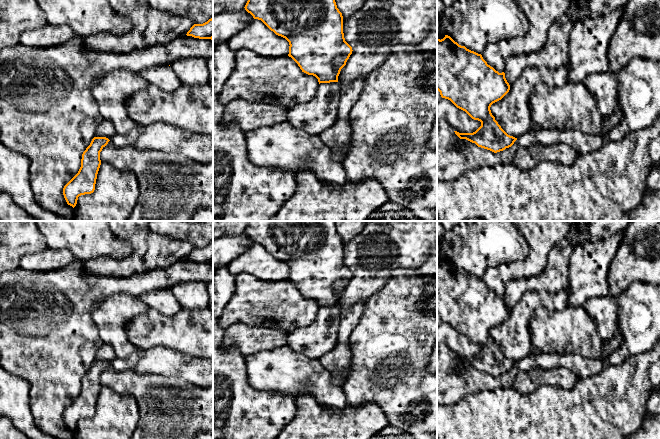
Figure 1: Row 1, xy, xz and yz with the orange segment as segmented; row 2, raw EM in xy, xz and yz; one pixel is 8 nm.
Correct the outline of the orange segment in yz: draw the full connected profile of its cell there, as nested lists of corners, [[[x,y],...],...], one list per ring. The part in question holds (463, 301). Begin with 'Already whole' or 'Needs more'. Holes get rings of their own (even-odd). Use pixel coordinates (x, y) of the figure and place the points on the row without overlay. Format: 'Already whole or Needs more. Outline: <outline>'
Already whole. Outline: [[[448,259],[441,264],[437,263],[437,314],[442,322],[450,324],[472,343],[481,346],[481,350],[473,357],[454,355],[460,363],[466,363],[494,377],[511,371],[517,364],[501,352],[490,334],[491,329],[501,324],[510,314],[505,297],[499,297],[487,288],[481,278],[459,269]]]

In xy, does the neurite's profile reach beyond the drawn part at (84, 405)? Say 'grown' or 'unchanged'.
unchanged

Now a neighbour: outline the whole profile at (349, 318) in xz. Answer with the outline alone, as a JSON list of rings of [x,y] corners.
[[[358,302],[349,309],[340,306],[338,308],[340,312],[338,344],[319,359],[321,365],[330,373],[343,373],[351,366],[352,352],[349,337],[361,319],[364,304]]]

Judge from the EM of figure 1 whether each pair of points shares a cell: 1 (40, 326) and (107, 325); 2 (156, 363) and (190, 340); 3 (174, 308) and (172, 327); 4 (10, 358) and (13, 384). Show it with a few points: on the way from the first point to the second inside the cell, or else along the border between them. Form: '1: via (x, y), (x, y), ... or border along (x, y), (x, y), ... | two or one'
1: border along (97, 302), (91, 311), (91, 318), (103, 342) | two
2: border along (152, 346), (167, 346), (197, 358) | two
3: border along (181, 307), (175, 314), (169, 315), (150, 308) | two
4: border along (10, 372), (21, 376), (30, 388) | two

